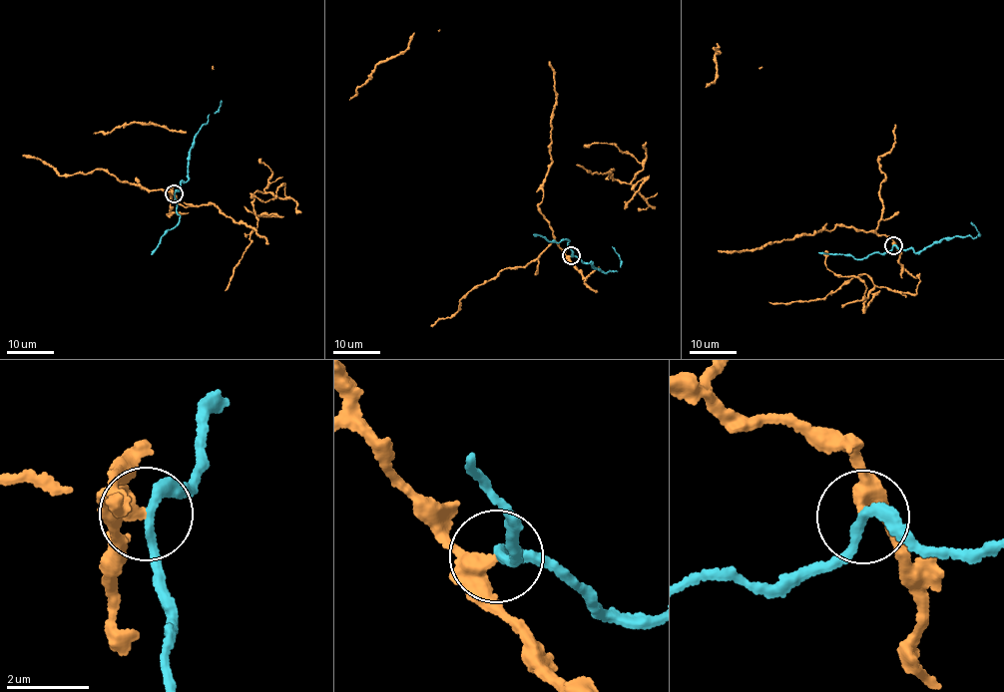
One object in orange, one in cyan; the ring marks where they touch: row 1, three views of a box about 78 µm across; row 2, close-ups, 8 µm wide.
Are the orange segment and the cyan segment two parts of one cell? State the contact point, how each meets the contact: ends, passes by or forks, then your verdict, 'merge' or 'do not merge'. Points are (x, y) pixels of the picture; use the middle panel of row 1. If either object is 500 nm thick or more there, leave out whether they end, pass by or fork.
at (571, 255); orange forks there; cyan passes by; do not merge

